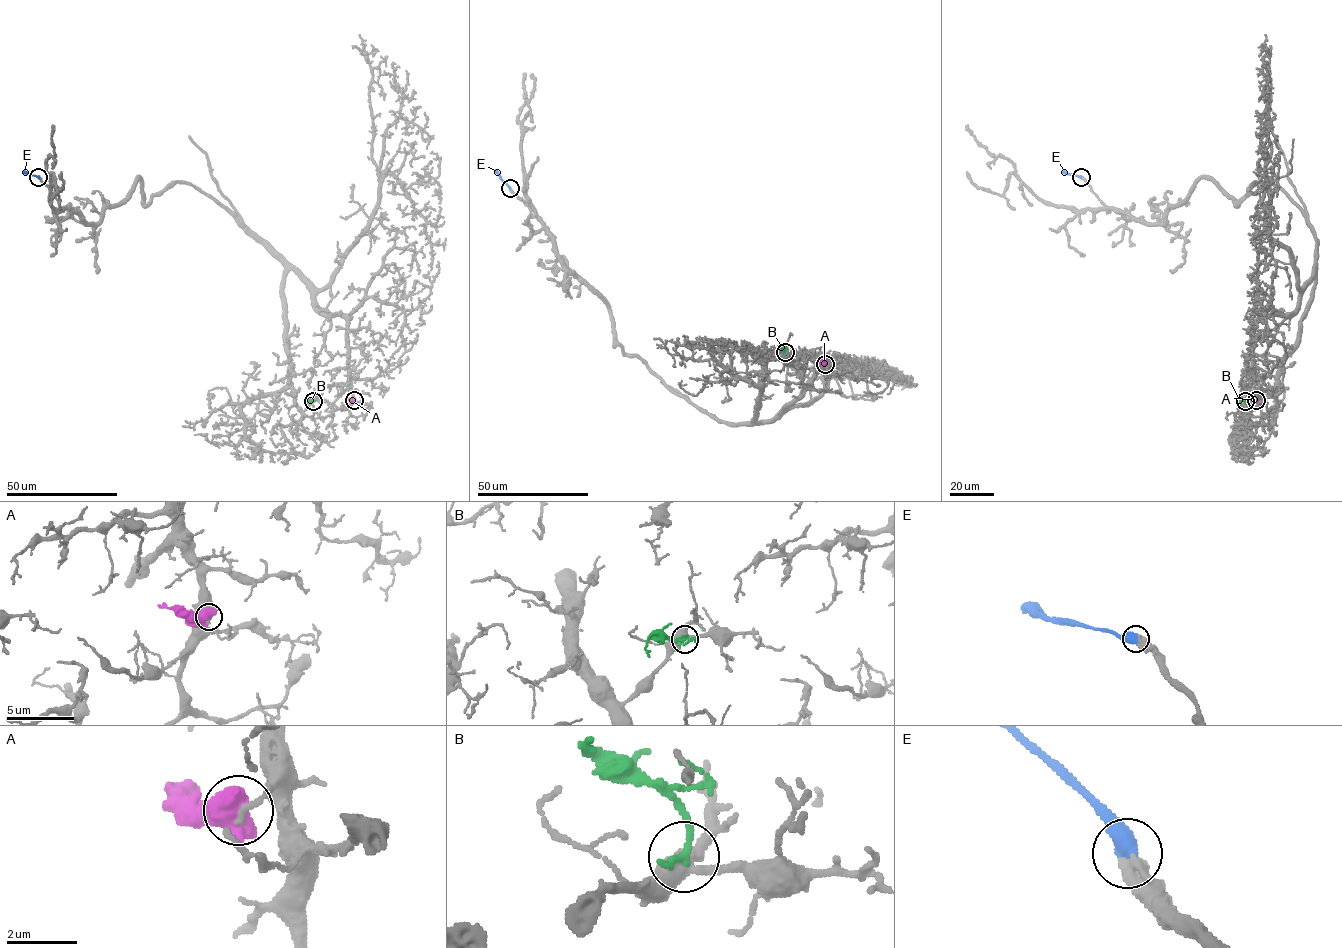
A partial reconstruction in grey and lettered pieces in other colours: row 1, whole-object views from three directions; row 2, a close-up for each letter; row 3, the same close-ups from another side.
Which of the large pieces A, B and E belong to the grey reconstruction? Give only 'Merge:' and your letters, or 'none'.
Merge: E

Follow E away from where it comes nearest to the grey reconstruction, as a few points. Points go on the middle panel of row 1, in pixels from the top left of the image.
E: (510, 188), (494, 170)

